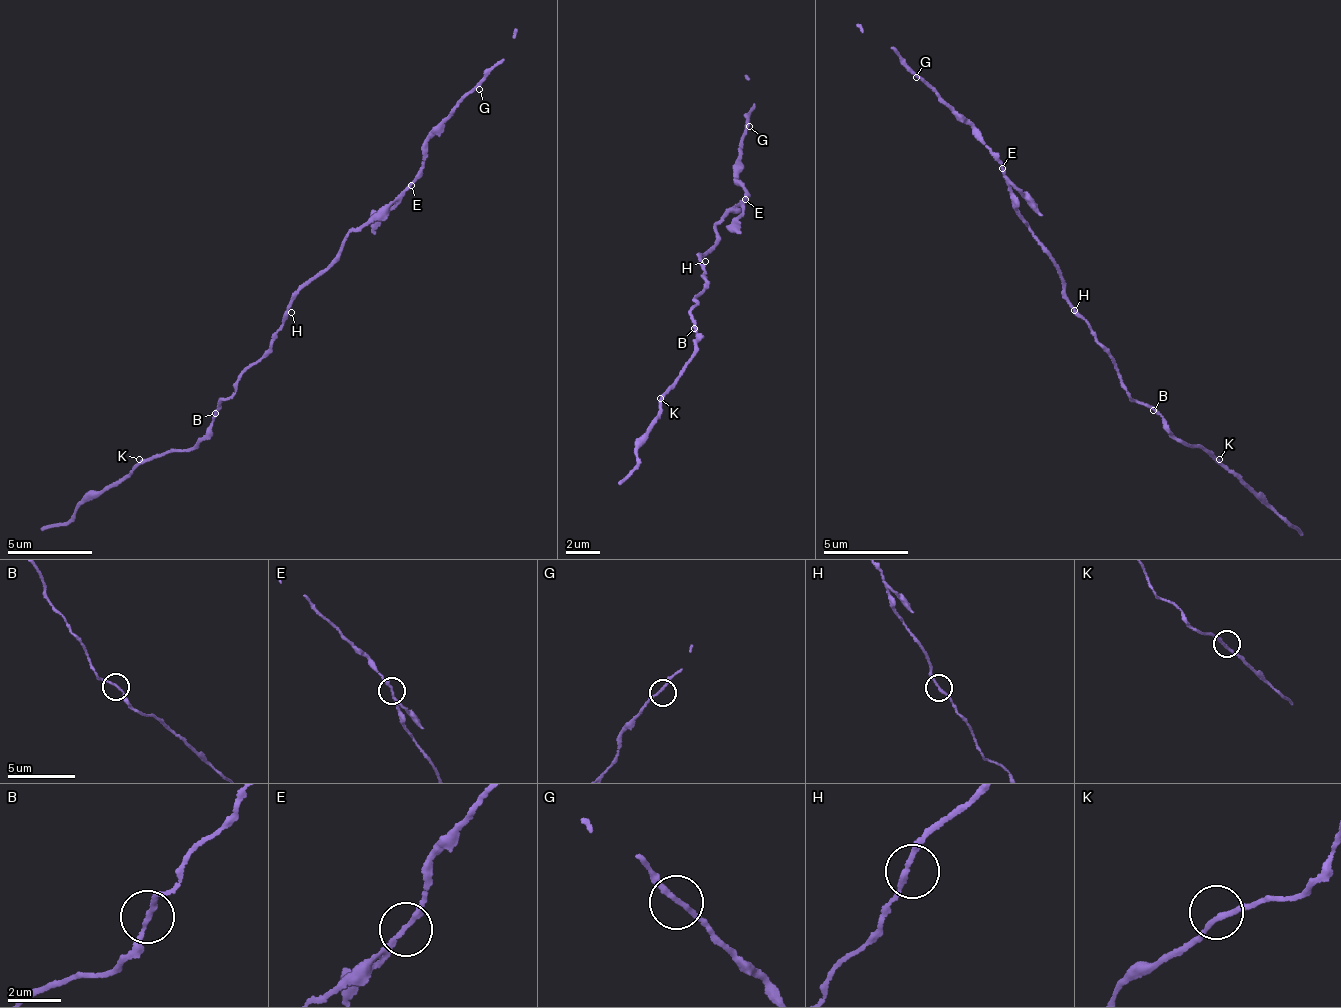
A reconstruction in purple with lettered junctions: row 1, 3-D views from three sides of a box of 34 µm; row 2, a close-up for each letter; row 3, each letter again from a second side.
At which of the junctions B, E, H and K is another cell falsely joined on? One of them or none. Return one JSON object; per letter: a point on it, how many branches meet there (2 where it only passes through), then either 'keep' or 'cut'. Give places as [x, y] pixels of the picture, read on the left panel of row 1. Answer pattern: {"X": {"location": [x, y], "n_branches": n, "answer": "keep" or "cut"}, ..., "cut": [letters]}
{"B": {"location": [215, 413], "n_branches": 2, "answer": "keep"}, "E": {"location": [411, 185], "n_branches": 2, "answer": "cut"}, "H": {"location": [291, 312], "n_branches": 2, "answer": "keep"}, "K": {"location": [139, 459], "n_branches": 2, "answer": "keep"}, "cut": ["E"]}

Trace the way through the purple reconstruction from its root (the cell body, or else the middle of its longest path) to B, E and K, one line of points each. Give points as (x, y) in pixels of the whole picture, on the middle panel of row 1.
B: (699, 262), (707, 287), (694, 299), (697, 304), (691, 310), (694, 328)
E: (699, 262), (698, 259), (713, 245), (718, 232), (715, 227), (722, 216), (744, 200)
K: (699, 262), (707, 287), (694, 299), (697, 304), (691, 310), (691, 318), (700, 338), (680, 381), (660, 398)

